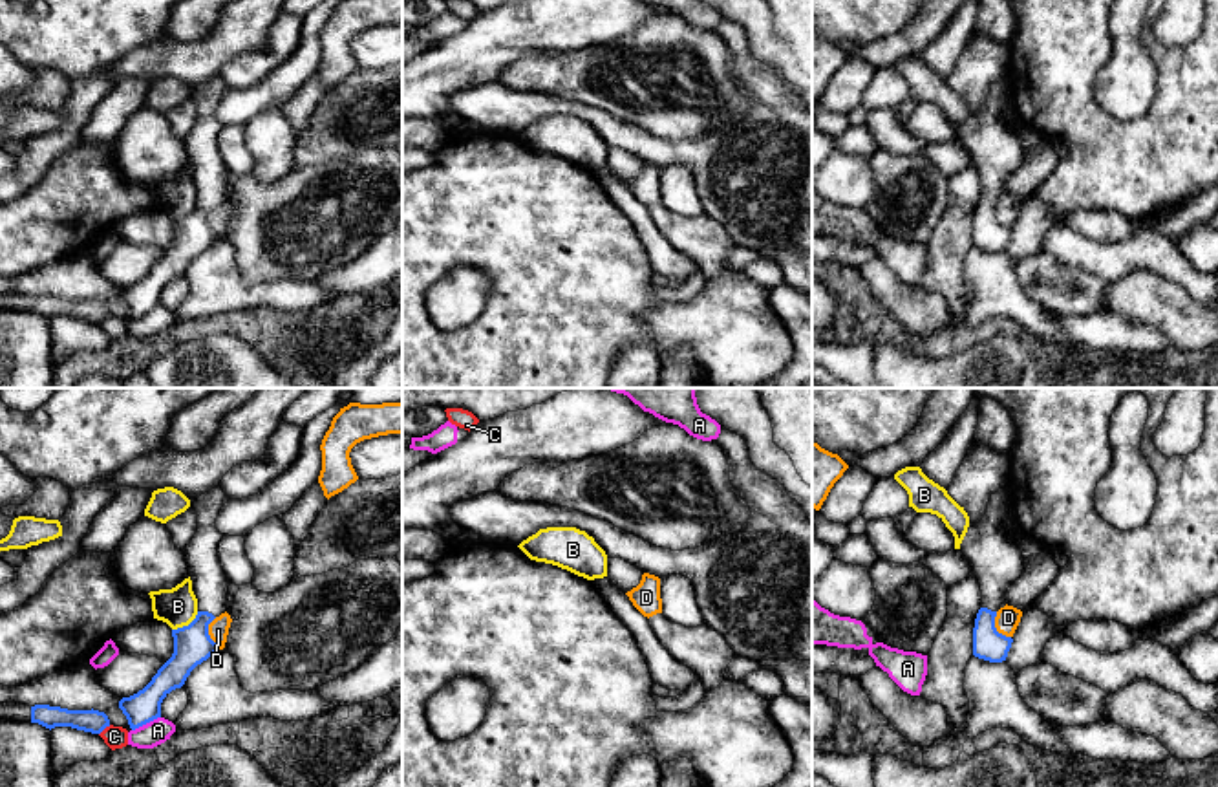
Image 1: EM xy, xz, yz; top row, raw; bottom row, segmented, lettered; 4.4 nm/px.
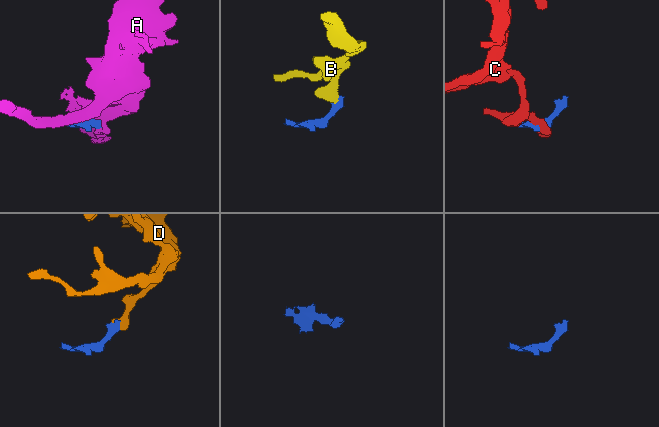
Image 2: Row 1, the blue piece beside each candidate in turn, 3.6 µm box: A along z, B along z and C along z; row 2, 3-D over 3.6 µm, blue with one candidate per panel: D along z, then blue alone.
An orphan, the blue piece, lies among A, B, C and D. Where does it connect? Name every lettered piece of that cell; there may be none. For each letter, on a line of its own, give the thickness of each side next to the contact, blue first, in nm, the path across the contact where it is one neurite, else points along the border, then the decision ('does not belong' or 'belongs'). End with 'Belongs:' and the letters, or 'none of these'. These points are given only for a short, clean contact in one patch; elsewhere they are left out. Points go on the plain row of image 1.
A: 140 nm thick on the blue side, 110 nm on the other; border along xy (160, 306), (132, 321); does not belong
B: 170 nm thick on the blue side, 170 nm on the other; border along xy (198, 202), (187, 215), (172, 220); does not belong
C: 100 nm thick on the blue side, 100 nm on the other; border along xy (110, 315), (99, 324); does not belong
D: 140 nm thick on the blue side, 110 nm on the other; border along yz (995, 202), (995, 218), (1010, 227); does not belong
Belongs: none of these

